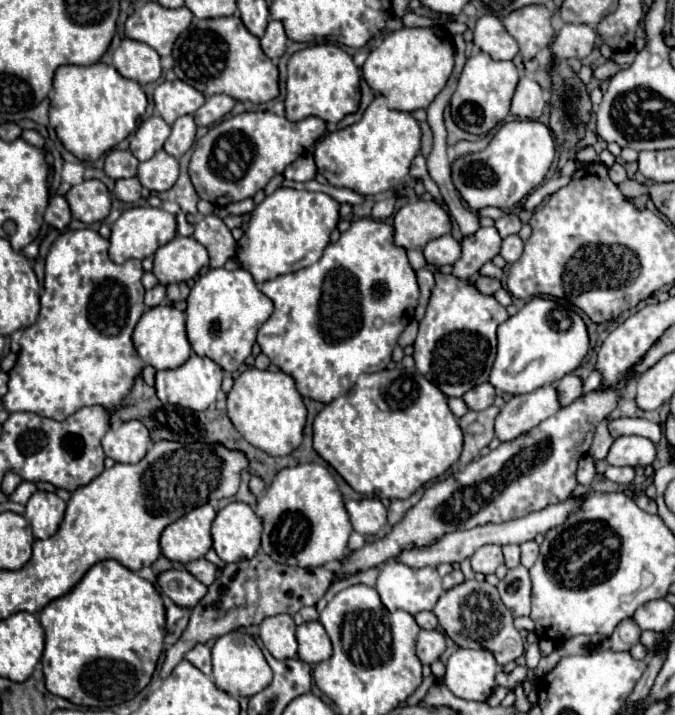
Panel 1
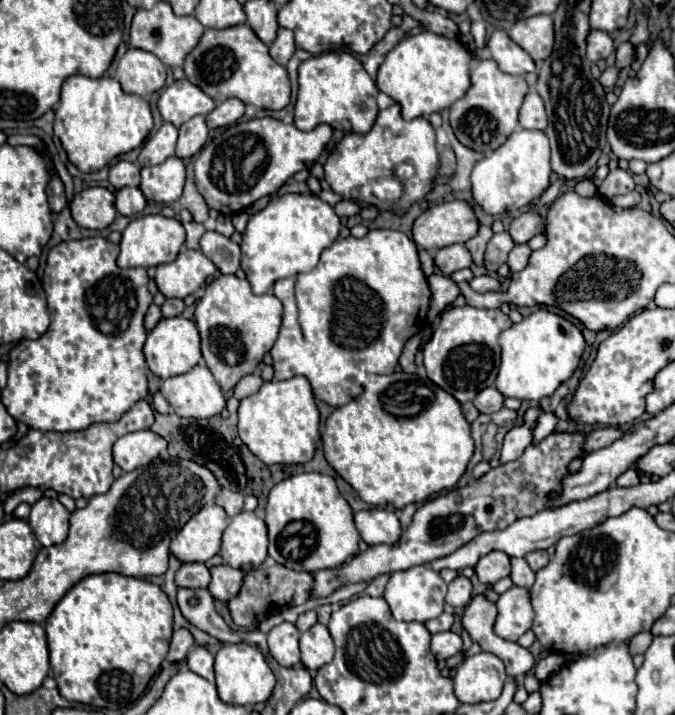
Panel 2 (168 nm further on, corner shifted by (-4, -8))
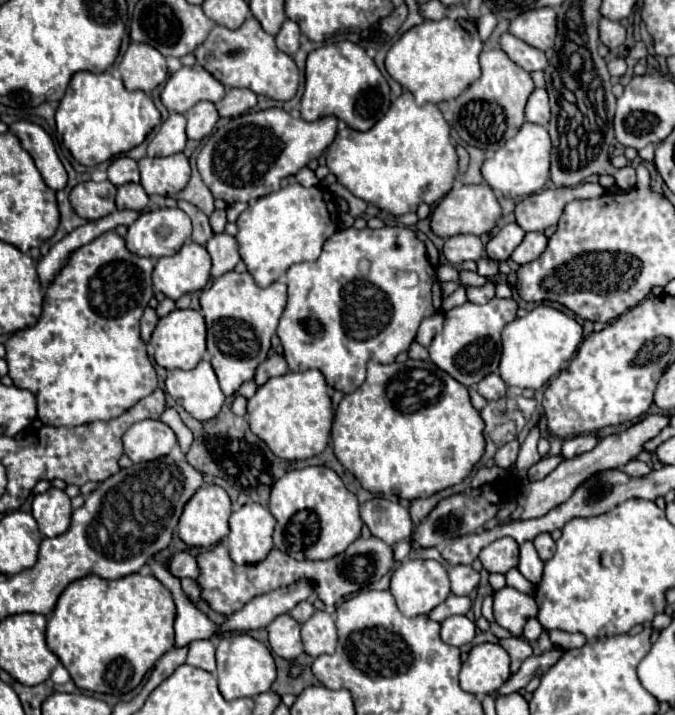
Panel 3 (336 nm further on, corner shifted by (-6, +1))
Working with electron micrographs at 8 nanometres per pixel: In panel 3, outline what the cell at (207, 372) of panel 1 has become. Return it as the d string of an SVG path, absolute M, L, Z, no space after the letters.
M200 361L190 371L168 371L166 391L178 405L182 405L194 419L200 421L218 415L224 405L224 393L208 361Z

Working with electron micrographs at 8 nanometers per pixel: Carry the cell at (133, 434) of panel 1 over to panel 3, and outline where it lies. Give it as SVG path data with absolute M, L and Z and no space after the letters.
M154 419L138 421L124 433L124 453L134 463L166 457L176 443L174 431L162 421Z

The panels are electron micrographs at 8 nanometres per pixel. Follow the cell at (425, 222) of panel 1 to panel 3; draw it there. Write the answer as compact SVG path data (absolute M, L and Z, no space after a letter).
M456 185L434 209L430 221L432 231L440 237L452 237L458 233L472 233L472 235L484 235L490 229L496 227L498 219L502 217L502 207L498 203L498 197L494 195L492 187L488 185Z

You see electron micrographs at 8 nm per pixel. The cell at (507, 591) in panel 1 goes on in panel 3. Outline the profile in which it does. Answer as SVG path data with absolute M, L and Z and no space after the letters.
M504 587L494 593L494 621L514 635L522 635L522 629L530 617L538 615L534 597L520 593L514 587Z

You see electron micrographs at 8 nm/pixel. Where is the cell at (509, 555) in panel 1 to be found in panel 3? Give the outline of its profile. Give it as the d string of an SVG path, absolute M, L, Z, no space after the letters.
M526 541L520 545L520 563L518 563L518 571L534 585L538 585L542 581L542 569L544 563L538 557L532 541Z

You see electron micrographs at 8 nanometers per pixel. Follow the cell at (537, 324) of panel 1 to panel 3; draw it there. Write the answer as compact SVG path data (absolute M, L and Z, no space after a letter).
M538 305L532 311L528 311L526 317L514 319L504 327L500 377L510 387L540 389L574 357L580 341L582 341L582 327L572 317L554 307Z

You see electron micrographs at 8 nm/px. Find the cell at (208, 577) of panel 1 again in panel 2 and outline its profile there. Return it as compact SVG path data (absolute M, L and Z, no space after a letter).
M182 564L176 572L176 586L186 588L208 588L210 584L210 570L206 564Z

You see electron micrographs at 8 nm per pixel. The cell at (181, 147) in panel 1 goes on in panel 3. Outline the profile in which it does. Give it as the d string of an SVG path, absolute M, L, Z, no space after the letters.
M202 101L186 113L186 119L188 119L188 127L186 127L188 139L204 139L212 133L214 125L218 121L218 111L216 111L214 103Z

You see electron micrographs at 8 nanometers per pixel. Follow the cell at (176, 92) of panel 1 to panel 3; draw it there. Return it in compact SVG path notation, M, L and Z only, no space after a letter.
M192 65L182 67L168 77L160 99L168 111L186 113L200 101L216 103L224 93L226 89L218 79L214 79L214 75L210 75L202 65Z

